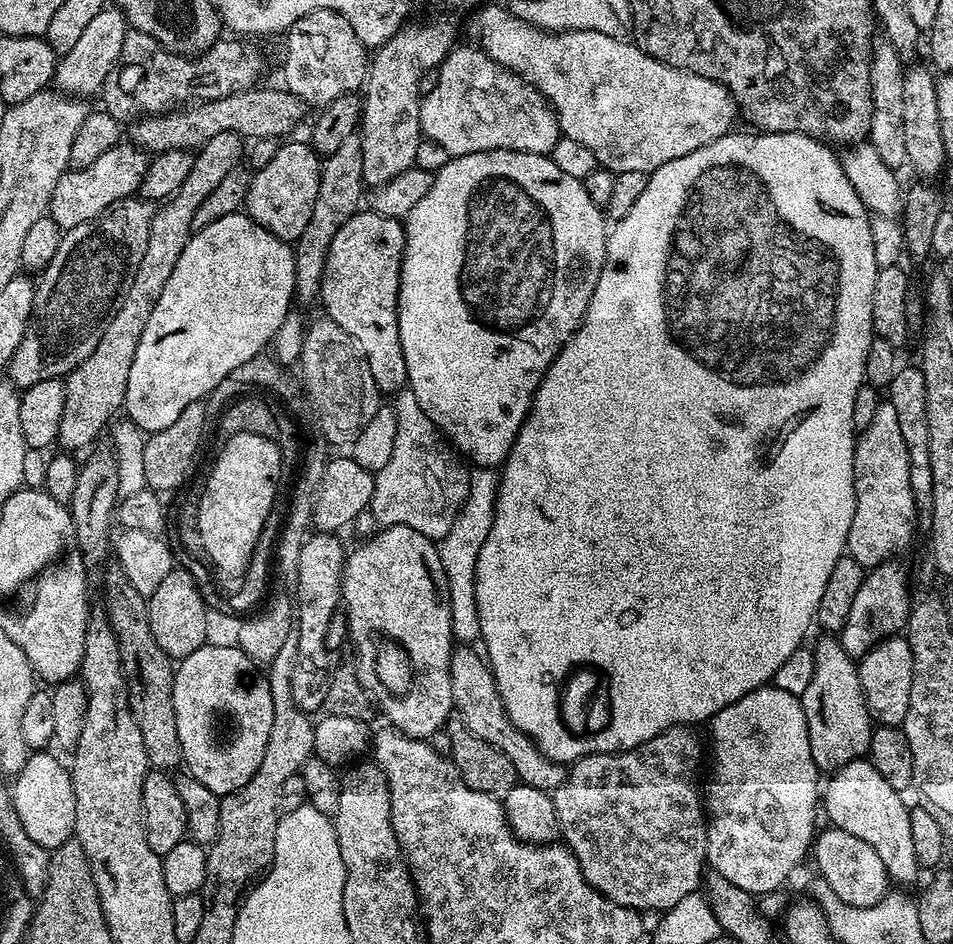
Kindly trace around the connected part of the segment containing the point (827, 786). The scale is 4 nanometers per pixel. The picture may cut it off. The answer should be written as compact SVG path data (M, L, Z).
M867 758L846 762L846 766L836 769L827 777L822 788L822 812L828 815L827 823L833 828L841 828L847 834L854 834L872 846L885 863L889 881L896 883L897 880L900 886L914 883L916 875L922 872L914 854L914 834L910 834L910 808L904 805L904 799L901 793L894 790L894 786L890 786L890 782L886 782L886 778L882 778L882 774L878 774L878 770L874 770L872 761Z

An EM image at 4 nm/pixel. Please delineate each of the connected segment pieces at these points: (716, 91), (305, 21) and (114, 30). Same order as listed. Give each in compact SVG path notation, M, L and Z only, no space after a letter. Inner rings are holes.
M488 4L482 8L472 20L475 43L494 62L535 86L552 105L563 135L586 146L594 154L597 165L613 174L650 174L658 166L674 162L674 158L682 158L682 154L690 154L733 131L732 123L738 120L734 98L710 78L658 62L635 43L618 36L598 34L594 30L549 32L518 19L507 7Z
M314 10L307 12L298 22L294 22L286 33L288 45L284 48L283 87L305 105L323 106L342 98L347 92L356 92L365 83L370 63L369 53L364 43L354 32L354 26L342 14L334 10Z
M109 6L93 19L82 33L73 49L63 53L56 63L53 76L55 87L73 98L88 98L88 95L103 89L105 78L117 67L128 23L120 9Z

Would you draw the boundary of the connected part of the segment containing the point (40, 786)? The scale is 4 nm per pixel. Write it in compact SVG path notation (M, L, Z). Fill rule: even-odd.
M48 750L33 751L26 766L22 766L20 773L14 777L16 788L14 786L11 789L13 806L16 807L23 829L34 842L47 850L73 839L78 811L69 769L65 765L63 768L50 753Z

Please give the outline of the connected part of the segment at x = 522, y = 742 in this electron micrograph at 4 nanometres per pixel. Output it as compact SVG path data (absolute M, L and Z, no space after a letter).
M456 646L452 649L450 690L452 691L452 707L455 715L462 722L466 722L466 726L474 734L478 734L478 738L482 738L482 742L490 742L490 746L494 746L494 750L502 750L502 754L506 754L506 758L510 758L519 783L534 786L549 794L555 792L556 788L562 786L564 781L565 765L561 761L546 758L540 747L525 732L518 730L518 726L514 726L514 722L510 722L510 718L506 714L506 706L498 694L494 674L488 667L487 659L472 648L475 647Z

